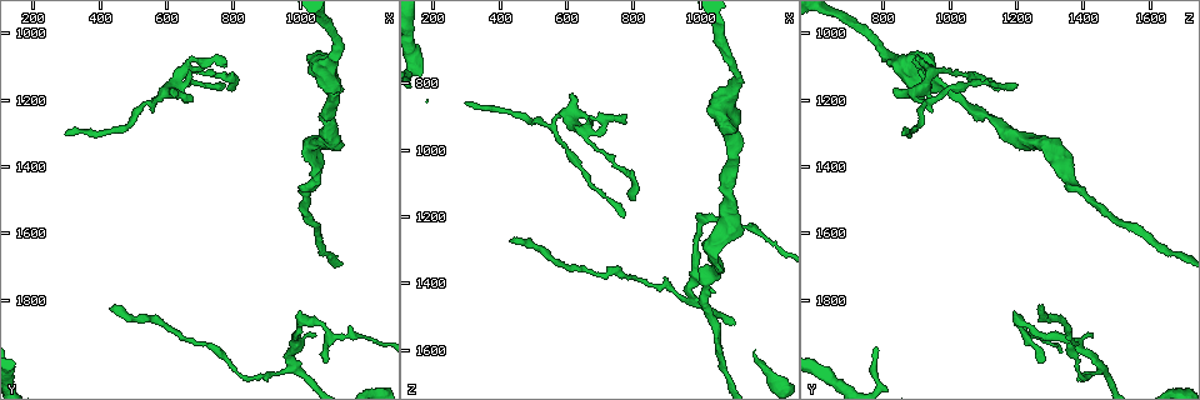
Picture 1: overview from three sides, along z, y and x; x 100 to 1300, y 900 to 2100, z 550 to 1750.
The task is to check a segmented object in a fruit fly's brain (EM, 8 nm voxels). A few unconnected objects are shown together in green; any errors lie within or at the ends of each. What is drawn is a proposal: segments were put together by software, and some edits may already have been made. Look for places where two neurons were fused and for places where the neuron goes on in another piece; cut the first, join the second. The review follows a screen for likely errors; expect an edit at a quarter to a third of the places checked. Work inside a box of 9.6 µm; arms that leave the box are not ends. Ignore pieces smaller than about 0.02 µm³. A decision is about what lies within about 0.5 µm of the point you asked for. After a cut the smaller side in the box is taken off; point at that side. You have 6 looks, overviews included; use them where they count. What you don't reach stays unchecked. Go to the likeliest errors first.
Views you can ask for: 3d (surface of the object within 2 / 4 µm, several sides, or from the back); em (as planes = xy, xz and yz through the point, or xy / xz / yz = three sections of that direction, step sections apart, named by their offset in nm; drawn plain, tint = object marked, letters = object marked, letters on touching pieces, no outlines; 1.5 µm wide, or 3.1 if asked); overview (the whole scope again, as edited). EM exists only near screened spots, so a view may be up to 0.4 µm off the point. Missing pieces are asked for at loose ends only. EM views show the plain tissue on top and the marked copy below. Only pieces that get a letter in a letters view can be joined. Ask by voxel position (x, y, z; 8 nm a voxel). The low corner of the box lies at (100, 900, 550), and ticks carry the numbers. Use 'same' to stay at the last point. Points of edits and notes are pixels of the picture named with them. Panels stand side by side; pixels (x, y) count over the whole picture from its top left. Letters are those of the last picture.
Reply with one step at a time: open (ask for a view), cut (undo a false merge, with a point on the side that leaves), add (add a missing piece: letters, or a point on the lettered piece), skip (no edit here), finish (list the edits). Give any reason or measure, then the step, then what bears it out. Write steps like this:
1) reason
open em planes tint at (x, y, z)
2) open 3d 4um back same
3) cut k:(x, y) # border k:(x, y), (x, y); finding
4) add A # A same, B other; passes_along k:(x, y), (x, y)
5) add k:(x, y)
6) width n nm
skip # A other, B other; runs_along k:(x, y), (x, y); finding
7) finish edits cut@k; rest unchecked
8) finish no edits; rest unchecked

thin end
open 3d 2um at (1050, 1900, 1430)

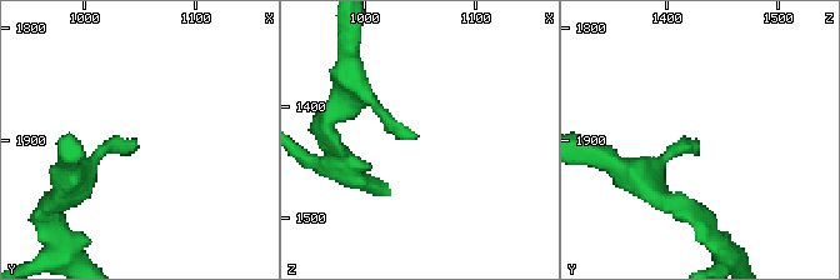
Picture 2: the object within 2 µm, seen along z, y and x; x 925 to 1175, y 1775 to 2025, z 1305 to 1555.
open em planes tint at (1044, 1898, 1430)

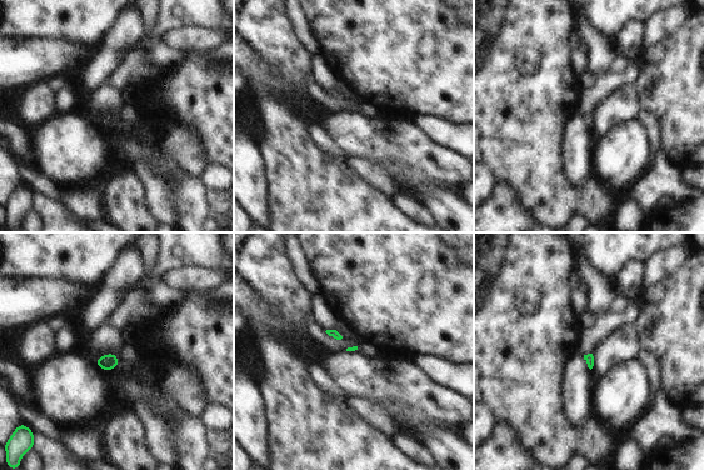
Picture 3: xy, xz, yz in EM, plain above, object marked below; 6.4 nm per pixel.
open em planes letters same

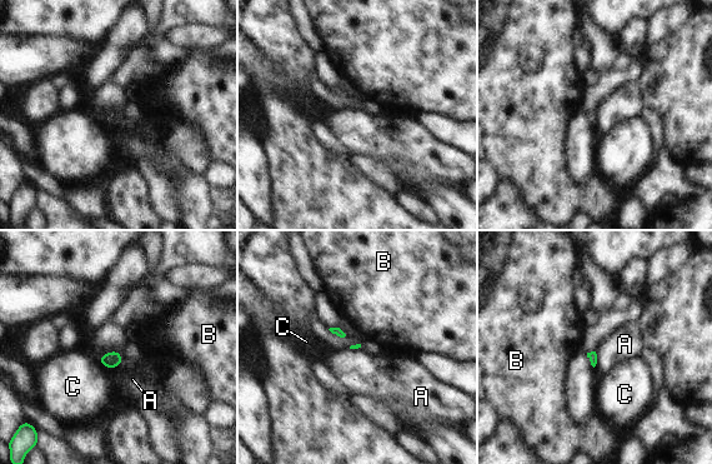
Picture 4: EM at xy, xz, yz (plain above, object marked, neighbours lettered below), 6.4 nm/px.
skip # A other, B other, C other; border 4:(116, 350), (121, 363), (114, 368); none of them fits

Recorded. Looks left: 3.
sharp bend
open 3d 2um back at (560, 1210, 920)

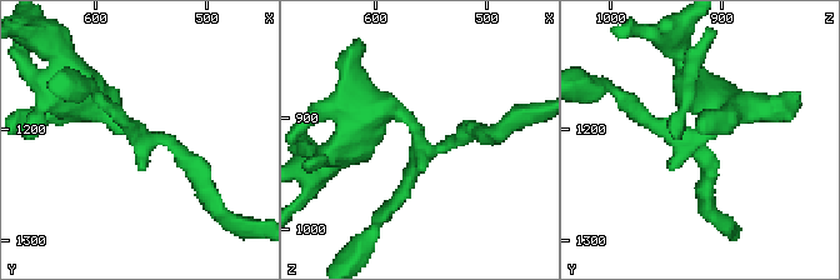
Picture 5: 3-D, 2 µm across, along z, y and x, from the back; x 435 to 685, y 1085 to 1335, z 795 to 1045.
open em planes letters at (558, 1208, 926)

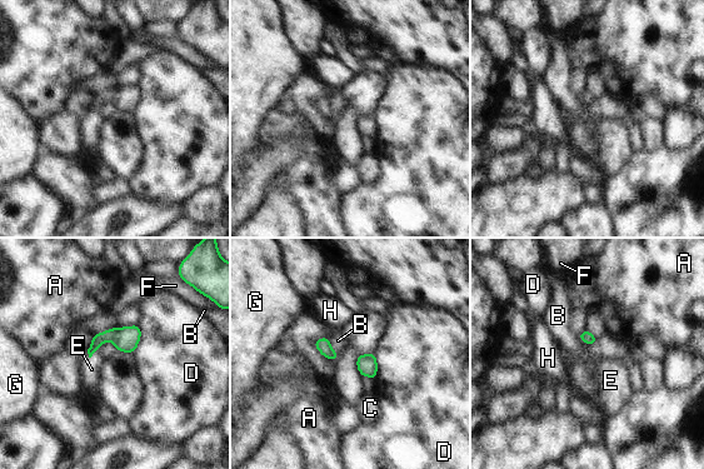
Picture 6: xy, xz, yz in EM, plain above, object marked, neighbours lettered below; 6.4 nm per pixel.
skip # A other, B other, C other, D other, E other, F other, G other, H other; border 6:(139, 324), (140, 340), (134, 352); one neuron here

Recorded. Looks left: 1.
finish no edits; rest unchecked

